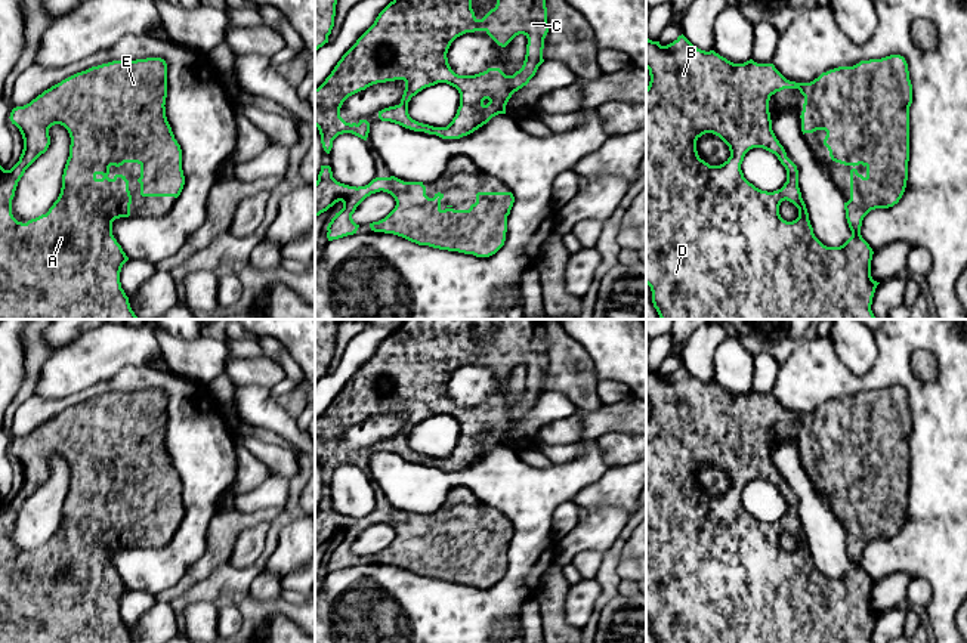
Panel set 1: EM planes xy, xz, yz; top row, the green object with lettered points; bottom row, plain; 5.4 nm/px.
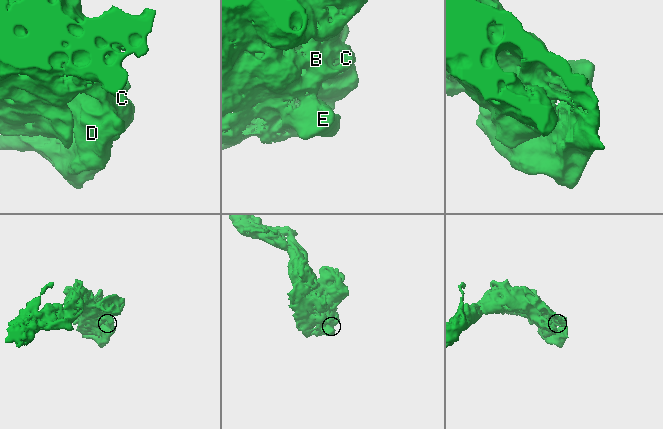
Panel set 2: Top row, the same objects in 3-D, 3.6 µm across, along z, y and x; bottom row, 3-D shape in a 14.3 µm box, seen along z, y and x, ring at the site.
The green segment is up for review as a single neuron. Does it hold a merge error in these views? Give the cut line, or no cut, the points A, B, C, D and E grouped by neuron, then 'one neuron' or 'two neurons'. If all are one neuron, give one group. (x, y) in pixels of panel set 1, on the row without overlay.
cut none; groups A B C D E; one neuron

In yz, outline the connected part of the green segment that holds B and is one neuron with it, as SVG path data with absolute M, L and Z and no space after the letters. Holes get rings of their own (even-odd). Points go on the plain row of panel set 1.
M683 365L673 374L661 377L659 372L652 372L646 368L646 399L649 401L651 412L646 418L646 615L652 622L652 634L656 643L872 643L872 628L880 613L871 608L872 579L861 566L863 548L875 540L889 540L899 534L908 511L909 492L909 438L912 435L912 415L909 411L908 395L900 386L890 386L881 390L861 392L853 398L838 398L822 404L810 414L795 414L787 411L773 395L757 395L753 390L744 395L733 395L720 387L714 381L705 383L695 378ZM784 420L798 420L804 427L801 442L801 463L813 464L825 461L824 476L829 482L832 492L852 497L850 501L850 531L844 534L846 550L852 562L852 568L840 578L824 576L813 565L809 551L806 535L798 519L797 497L787 488L784 477L776 470L772 461L769 443L770 427ZM705 466L719 467L730 482L730 488L720 497L710 497L699 489L696 472ZM753 479L763 479L778 488L787 501L787 513L778 522L767 523L750 514L741 501L745 485ZM782 532L790 532L798 540L798 548L787 553L779 545Z

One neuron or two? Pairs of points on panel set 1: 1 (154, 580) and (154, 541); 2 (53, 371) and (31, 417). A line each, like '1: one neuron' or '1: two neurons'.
1: two neurons
2: two neurons

